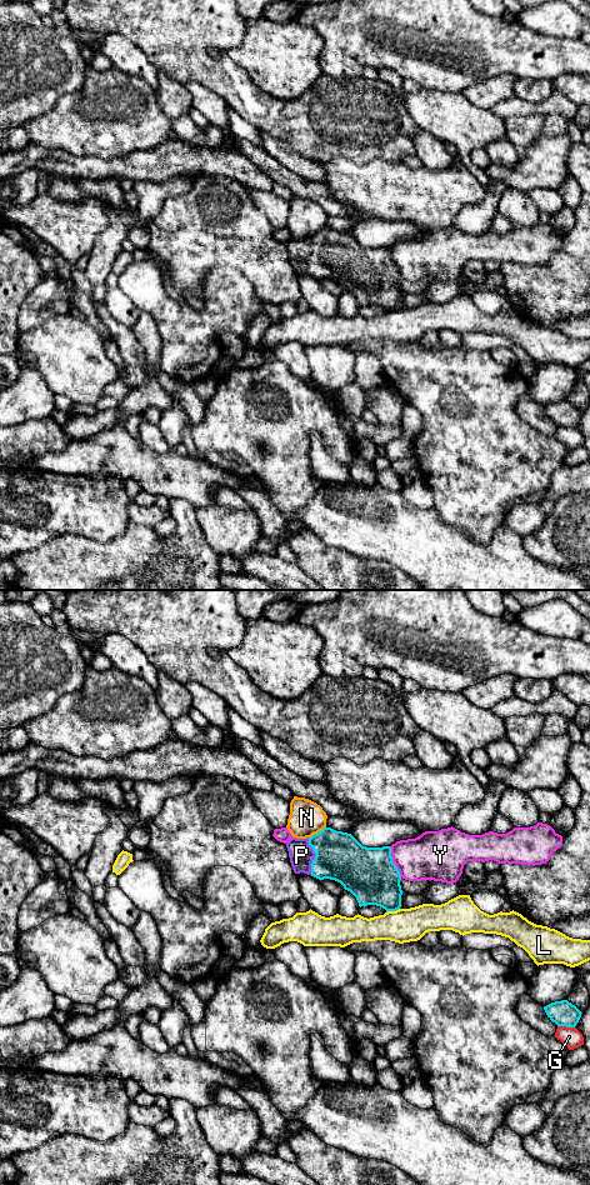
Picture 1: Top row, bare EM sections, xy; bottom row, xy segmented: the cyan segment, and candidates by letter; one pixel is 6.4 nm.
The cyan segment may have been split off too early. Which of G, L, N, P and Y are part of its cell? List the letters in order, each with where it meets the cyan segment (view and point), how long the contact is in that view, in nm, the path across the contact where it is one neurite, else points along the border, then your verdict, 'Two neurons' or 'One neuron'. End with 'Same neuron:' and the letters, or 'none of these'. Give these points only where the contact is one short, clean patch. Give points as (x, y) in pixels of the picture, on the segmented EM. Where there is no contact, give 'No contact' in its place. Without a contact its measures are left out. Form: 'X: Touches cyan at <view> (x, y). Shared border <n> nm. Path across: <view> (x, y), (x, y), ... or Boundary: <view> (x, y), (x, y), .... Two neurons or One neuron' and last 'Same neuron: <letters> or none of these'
G: Touches cyan at xy (566, 1026). Shared border 110 nm. Two neurons
L: Touches cyan at xy (393, 910). Shared border 90 nm. Two neurons
N: Touches cyan at xy (318, 833). Shared border 130 nm. Boundary: xy (325, 826), (309, 838). Two neurons
P: Touches cyan at xy (315, 856). Shared border 240 nm. Path across: xy (340, 856), (315, 856), (301, 855). One neuron
Y: Touches cyan at xy (393, 861). Shared border 220 nm. Two neurons
Same neuron: P

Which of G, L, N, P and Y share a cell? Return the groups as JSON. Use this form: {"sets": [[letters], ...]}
{"sets": [["G", "Y"], ["L"], ["N"], ["P"]]}

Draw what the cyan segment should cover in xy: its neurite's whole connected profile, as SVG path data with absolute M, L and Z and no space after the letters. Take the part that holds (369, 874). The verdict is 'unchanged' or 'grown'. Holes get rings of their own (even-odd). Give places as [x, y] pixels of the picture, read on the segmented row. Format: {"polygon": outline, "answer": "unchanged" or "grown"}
{"polygon": "M324 828L306 839L291 838L286 842L290 862L295 874L308 874L320 881L330 879L340 882L358 900L359 906L376 905L388 911L401 908L400 872L391 858L391 848L362 846L351 834Z", "answer": "grown"}

